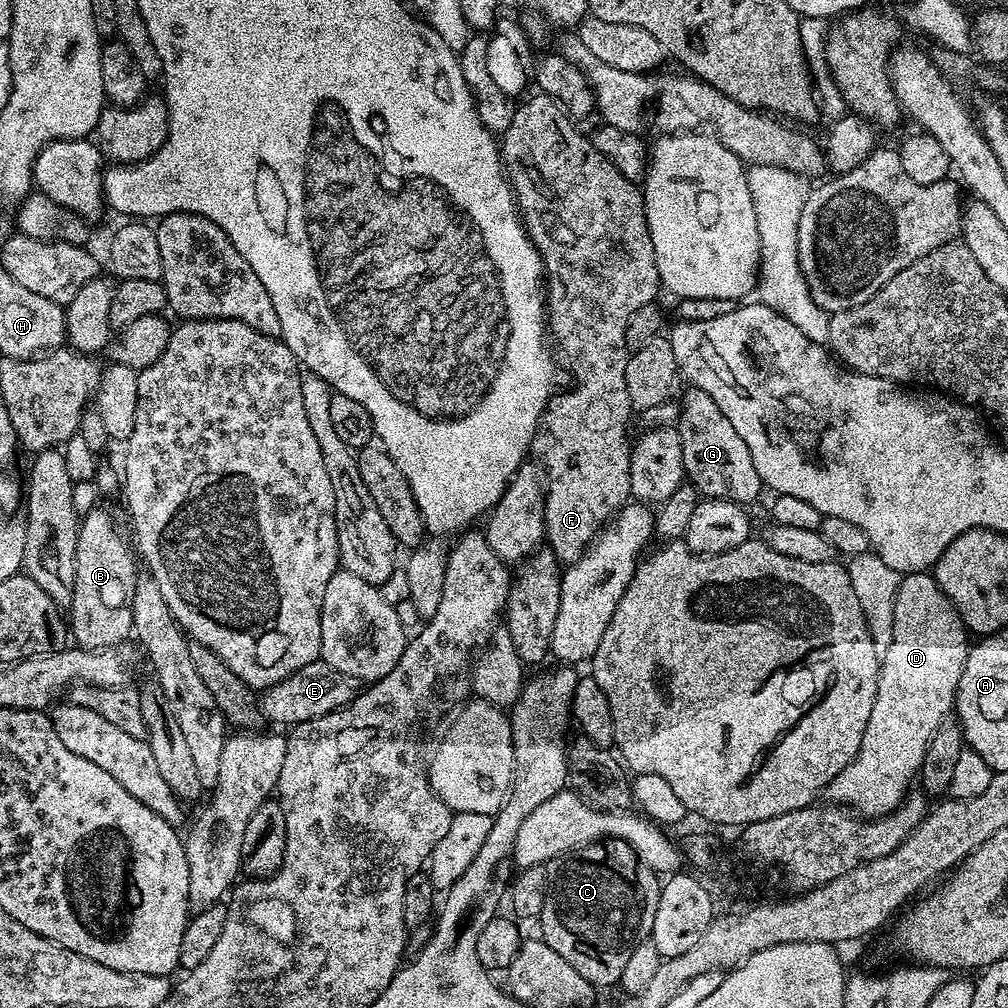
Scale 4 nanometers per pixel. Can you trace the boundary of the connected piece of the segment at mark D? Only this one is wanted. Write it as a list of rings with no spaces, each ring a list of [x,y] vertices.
[[[927,571],[909,572],[901,579],[893,614],[893,638],[880,662],[874,710],[870,710],[870,722],[866,722],[862,746],[846,769],[848,792],[868,818],[889,816],[913,787],[934,730],[938,730],[941,722],[953,711],[958,682],[962,678],[970,647],[969,629],[961,620],[955,604],[940,589],[935,575]]]

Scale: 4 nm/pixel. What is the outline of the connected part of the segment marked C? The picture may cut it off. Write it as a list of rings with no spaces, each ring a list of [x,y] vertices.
[[[603,838],[593,843],[581,844],[581,846],[573,848],[563,855],[551,857],[546,867],[548,869],[548,893],[546,894],[546,902],[542,906],[542,914],[538,917],[539,935],[550,946],[550,950],[554,950],[554,954],[562,954],[562,958],[566,958],[566,962],[570,962],[570,966],[574,966],[574,970],[578,970],[578,974],[582,974],[597,989],[608,988],[611,984],[613,986],[619,985],[622,978],[622,969],[626,967],[630,954],[634,954],[636,947],[645,943],[651,937],[654,914],[658,910],[658,898],[662,887],[657,873],[641,864],[637,850],[628,841],[615,838]]]

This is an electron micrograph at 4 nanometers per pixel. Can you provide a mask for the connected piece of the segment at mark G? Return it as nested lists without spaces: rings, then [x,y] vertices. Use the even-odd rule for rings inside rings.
[[[689,387],[679,404],[678,431],[687,483],[692,484],[701,497],[709,500],[729,500],[748,506],[751,500],[758,499],[762,485],[758,470],[754,470],[754,458],[750,458],[750,446],[738,438],[738,430],[730,426],[726,414],[718,410],[714,398],[701,388]]]

